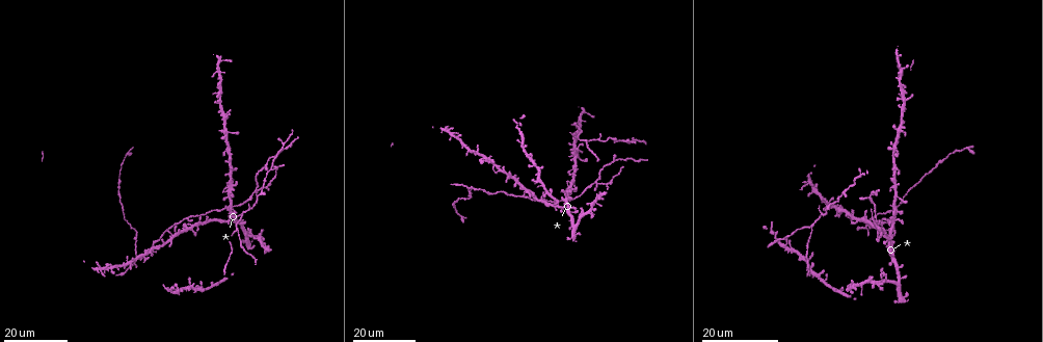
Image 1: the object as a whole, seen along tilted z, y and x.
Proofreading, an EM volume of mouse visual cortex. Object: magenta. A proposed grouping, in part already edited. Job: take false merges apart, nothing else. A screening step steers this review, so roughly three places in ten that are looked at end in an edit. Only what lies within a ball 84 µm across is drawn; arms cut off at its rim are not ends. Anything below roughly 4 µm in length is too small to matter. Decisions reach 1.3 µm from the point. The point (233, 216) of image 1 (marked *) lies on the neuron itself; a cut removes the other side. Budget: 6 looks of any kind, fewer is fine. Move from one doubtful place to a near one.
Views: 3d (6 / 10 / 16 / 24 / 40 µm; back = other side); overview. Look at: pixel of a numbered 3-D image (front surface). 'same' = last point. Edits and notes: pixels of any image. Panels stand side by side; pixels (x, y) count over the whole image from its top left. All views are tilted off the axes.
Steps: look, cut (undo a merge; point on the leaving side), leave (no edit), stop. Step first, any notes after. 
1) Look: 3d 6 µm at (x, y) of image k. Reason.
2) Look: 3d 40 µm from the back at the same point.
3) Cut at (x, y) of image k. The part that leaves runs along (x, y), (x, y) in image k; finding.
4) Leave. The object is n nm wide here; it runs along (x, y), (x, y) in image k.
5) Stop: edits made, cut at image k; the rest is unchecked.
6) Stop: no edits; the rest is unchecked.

Look: 3d 24 µm at (473, 187) of image 1. Side arm on a straight run.

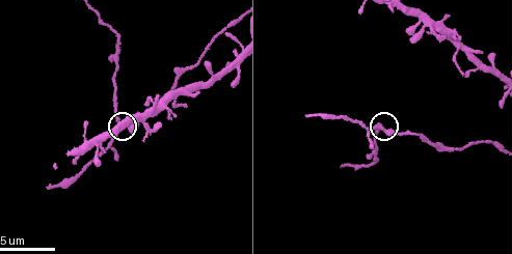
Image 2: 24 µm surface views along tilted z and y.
Look: 3d 6 µm at the same point.

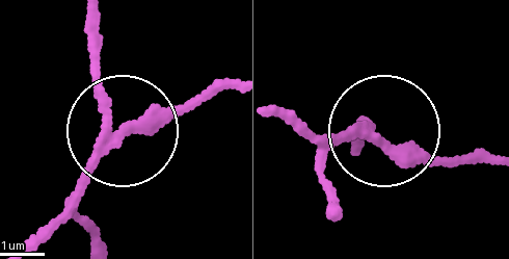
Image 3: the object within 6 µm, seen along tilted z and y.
Cut at (101, 81) of image 3. The object is 180 nm wide here; a second neuron is stuck on.

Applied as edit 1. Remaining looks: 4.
Look: overview.

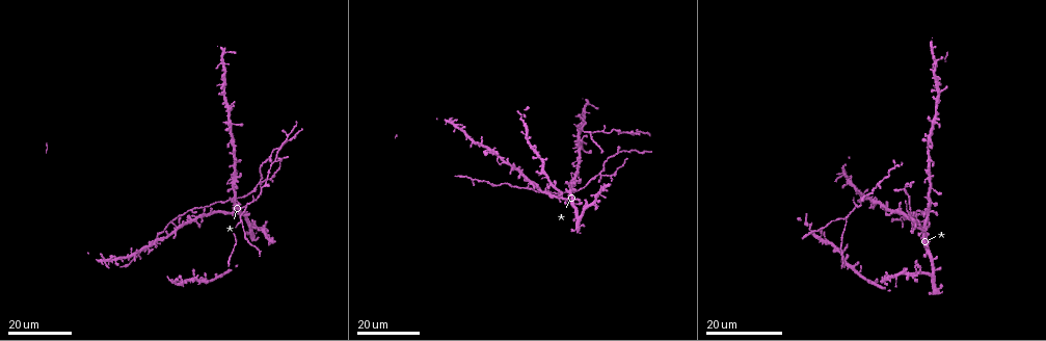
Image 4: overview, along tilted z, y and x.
Look: 3d 24 µm at (598, 175) of image 4. Four arms meet.

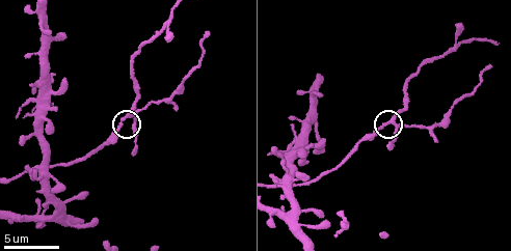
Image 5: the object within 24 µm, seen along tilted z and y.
Look: 3d 6 µm at (394, 120) of image 5.

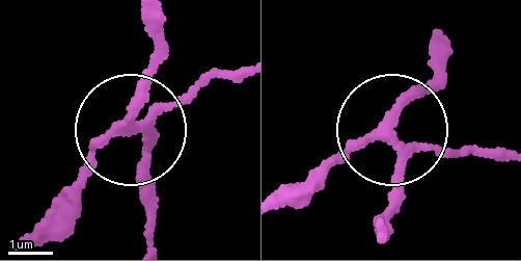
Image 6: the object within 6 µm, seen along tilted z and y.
Leave. It runs along (22, 236), (93, 152), (207, 78) in image 6; all the same neuron.

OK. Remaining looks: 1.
Look: 3d 10 µm at (455, 43) of image 5. Three-way junction.

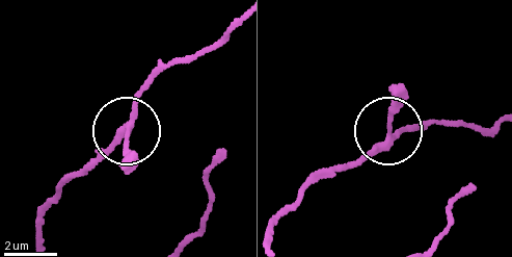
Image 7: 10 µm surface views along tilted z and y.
Leave. The object is 210 nm wide here; it runs along (274, 217), (308, 186), (379, 147), (387, 134), (421, 132) in image 7; one neuron here.

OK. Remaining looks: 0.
Stop: edits made, cut at image 3; the rest is unchecked.

